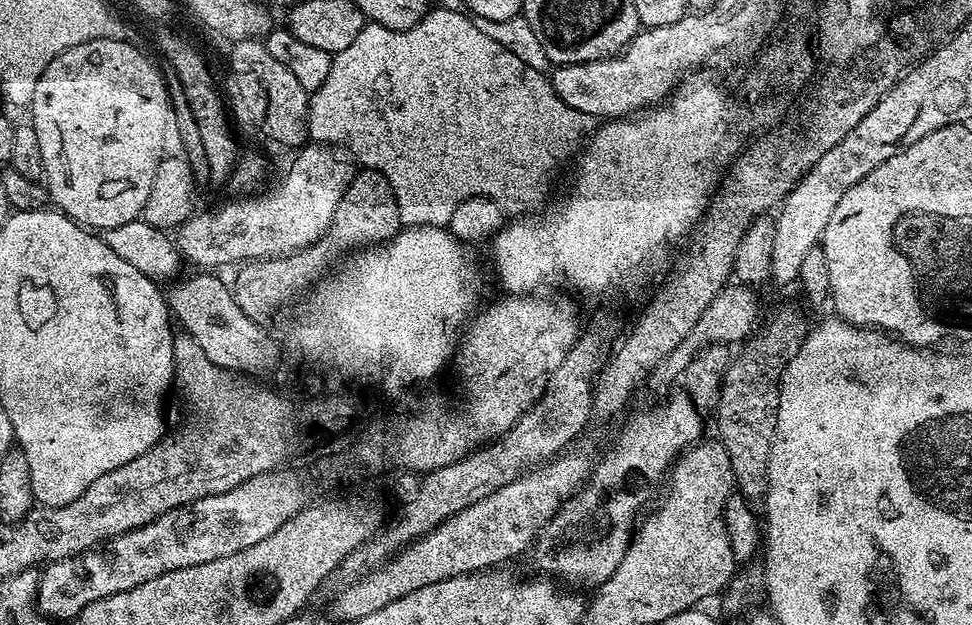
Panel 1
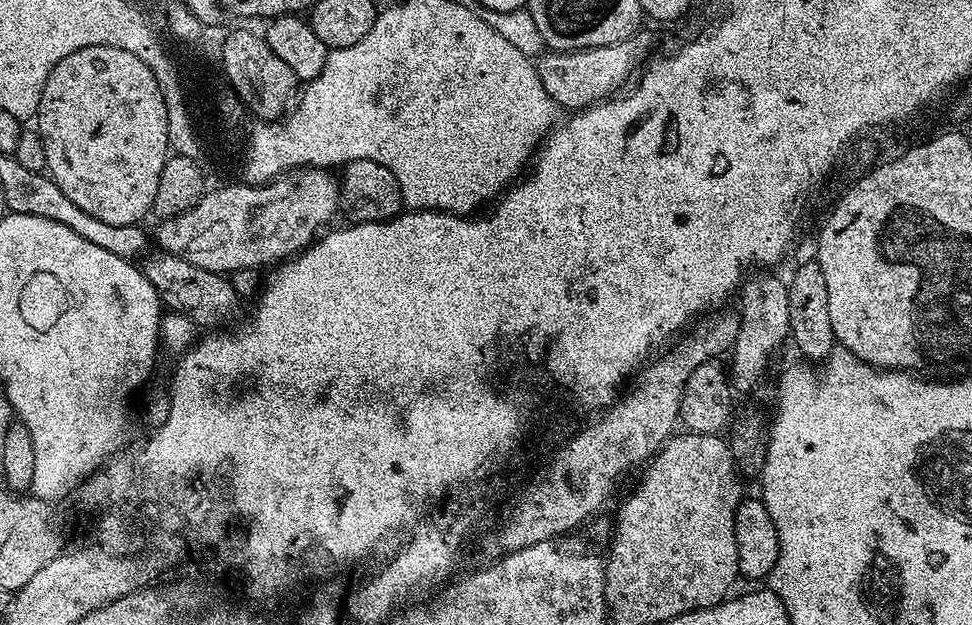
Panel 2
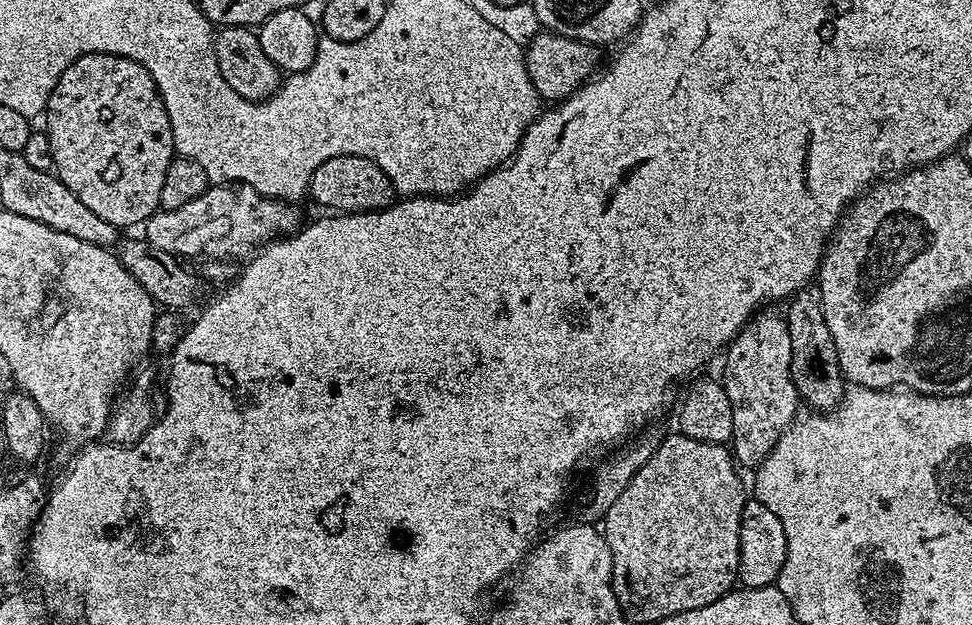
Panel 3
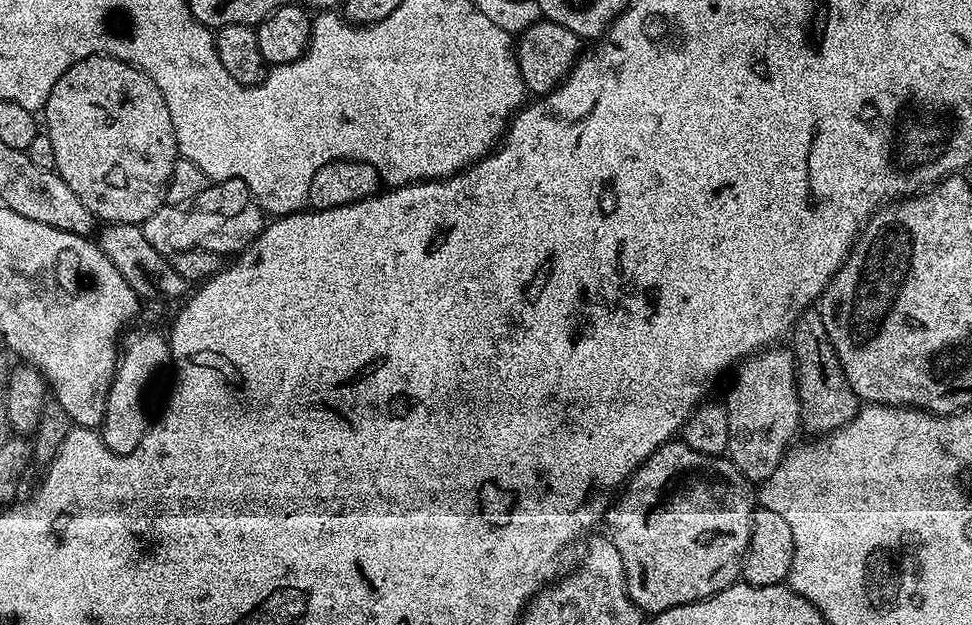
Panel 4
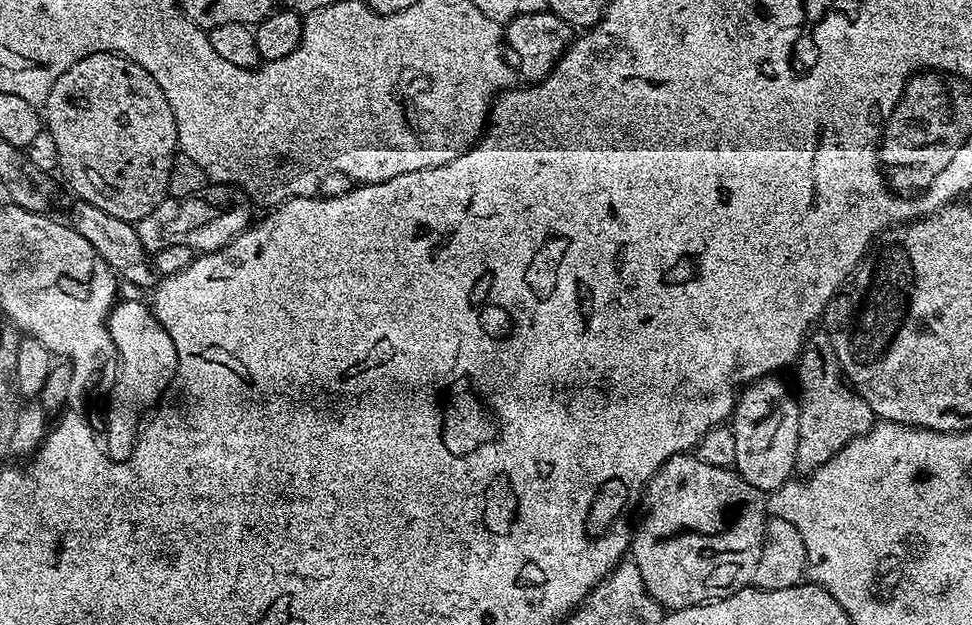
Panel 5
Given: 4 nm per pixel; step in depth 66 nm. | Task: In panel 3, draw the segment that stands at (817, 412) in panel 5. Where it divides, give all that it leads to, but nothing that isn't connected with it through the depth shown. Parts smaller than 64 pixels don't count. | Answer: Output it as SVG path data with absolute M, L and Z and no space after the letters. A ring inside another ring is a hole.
M819 287L800 288L787 301L786 307L794 386L801 401L805 405L808 403L809 409L831 410L844 397L846 381L840 371L834 338L830 338L830 326L826 326L826 314L822 314L822 294Z

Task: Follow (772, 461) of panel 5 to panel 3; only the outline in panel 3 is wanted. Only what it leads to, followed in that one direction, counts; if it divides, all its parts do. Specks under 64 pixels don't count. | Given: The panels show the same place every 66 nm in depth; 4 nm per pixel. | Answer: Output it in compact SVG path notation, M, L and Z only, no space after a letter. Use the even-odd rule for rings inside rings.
M761 310L732 339L724 356L722 383L733 410L730 451L741 469L755 470L774 450L778 438L791 426L801 405L792 381L792 351L787 319L776 312Z

